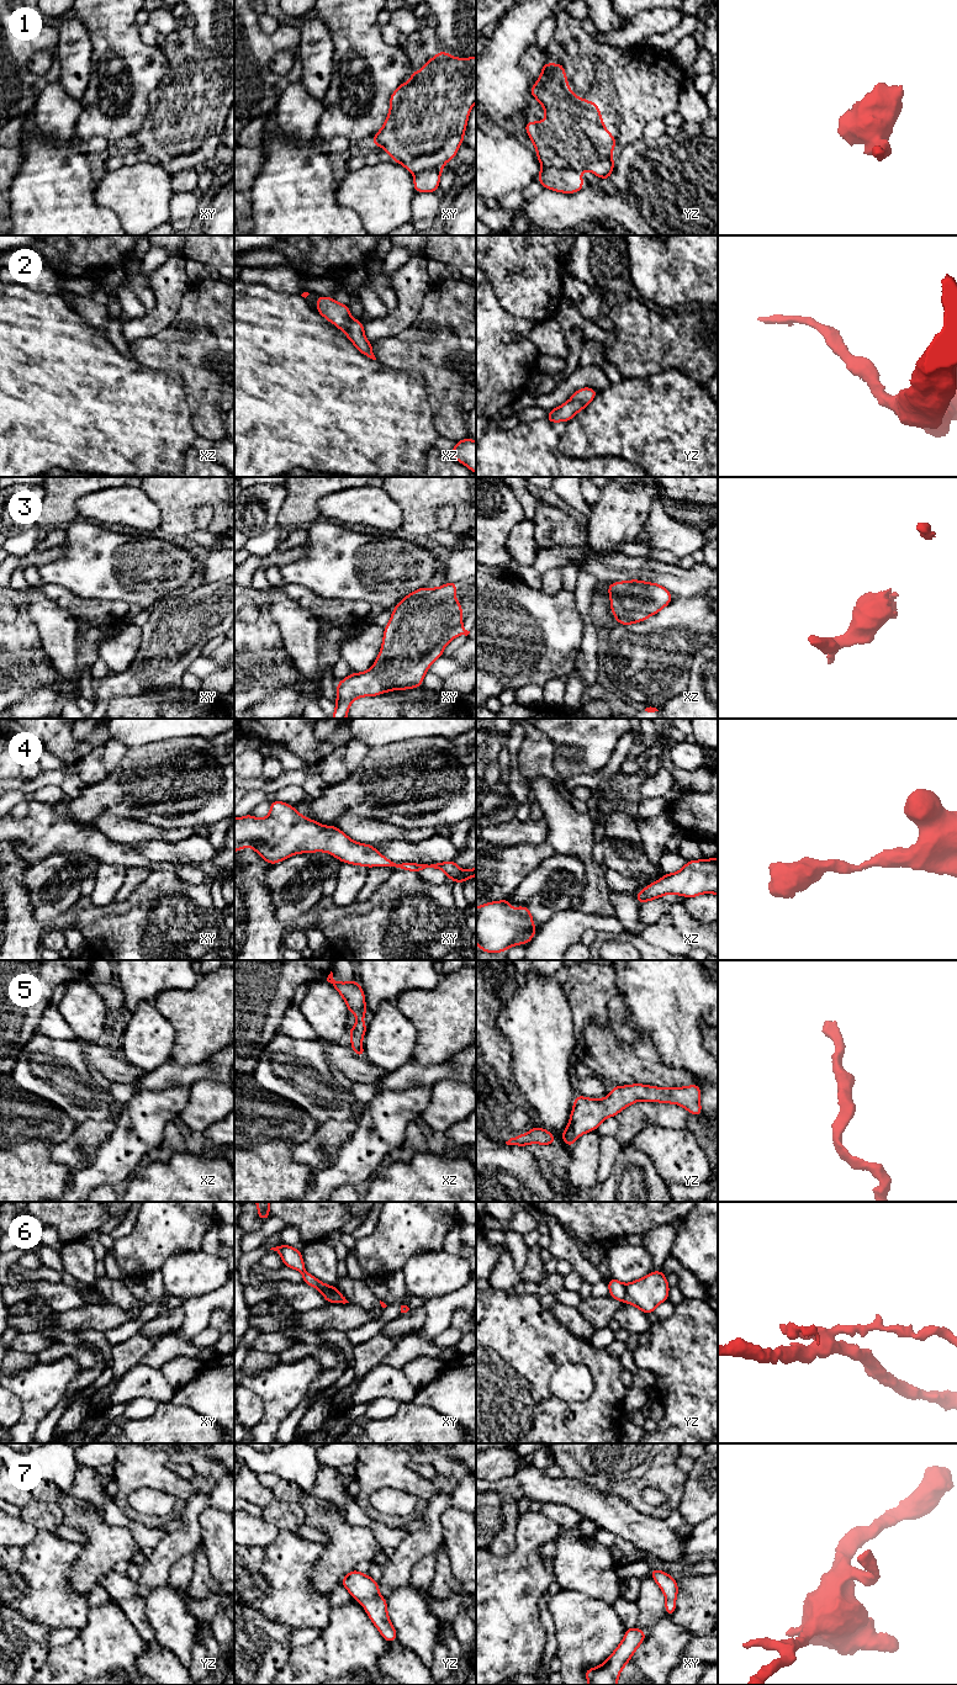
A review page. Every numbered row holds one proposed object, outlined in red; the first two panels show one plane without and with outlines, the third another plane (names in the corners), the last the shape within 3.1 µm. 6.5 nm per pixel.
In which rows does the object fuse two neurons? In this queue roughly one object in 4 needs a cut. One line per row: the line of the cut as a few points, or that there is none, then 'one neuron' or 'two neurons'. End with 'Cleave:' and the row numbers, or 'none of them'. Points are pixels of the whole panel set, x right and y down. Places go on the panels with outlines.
1: cut in yz along (543, 165), (575, 169), (577, 171); two neurons
2: no cut; one neuron
3: no cut; one neuron
4: no cut; one neuron
5: no cut; one neuron
6: cut in yz along (627, 1286), (623, 1301); two neurons
7: no cut; one neuron
Cleave: 1, 6

